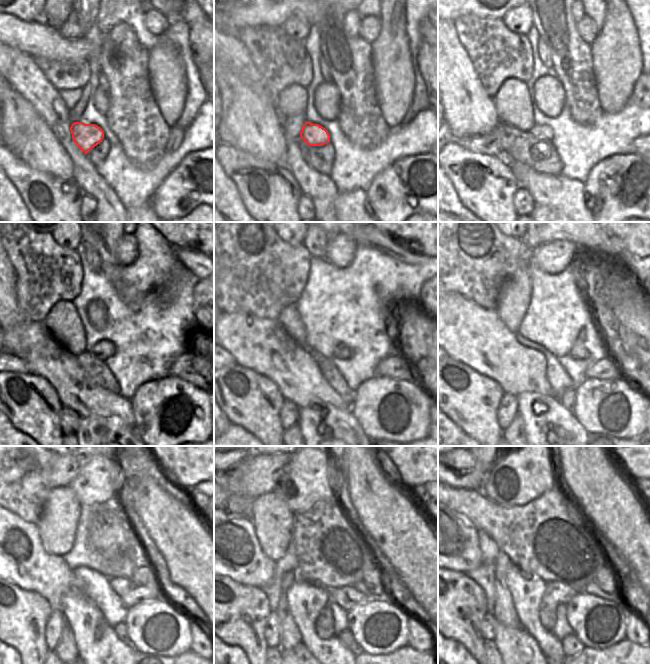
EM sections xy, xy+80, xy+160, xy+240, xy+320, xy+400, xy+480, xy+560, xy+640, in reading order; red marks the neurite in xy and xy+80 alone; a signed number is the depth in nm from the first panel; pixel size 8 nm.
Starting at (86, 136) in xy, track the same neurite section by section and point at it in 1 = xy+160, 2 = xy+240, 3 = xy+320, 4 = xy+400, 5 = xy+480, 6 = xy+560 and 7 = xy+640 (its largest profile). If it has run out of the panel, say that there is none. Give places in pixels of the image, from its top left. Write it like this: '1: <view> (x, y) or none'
1: xy+160 (540, 132)
2: xy+240 (103, 350)
3: xy+320 (341, 351)
4: xy+400 (578, 351)
5: xy+480 (145, 576)
6: xy+560 (373, 577)
7: xy+640 (607, 580)

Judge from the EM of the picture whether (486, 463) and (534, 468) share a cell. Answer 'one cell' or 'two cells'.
two cells

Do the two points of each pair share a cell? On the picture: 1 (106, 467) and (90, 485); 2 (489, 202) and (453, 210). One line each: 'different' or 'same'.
1: same
2: different

